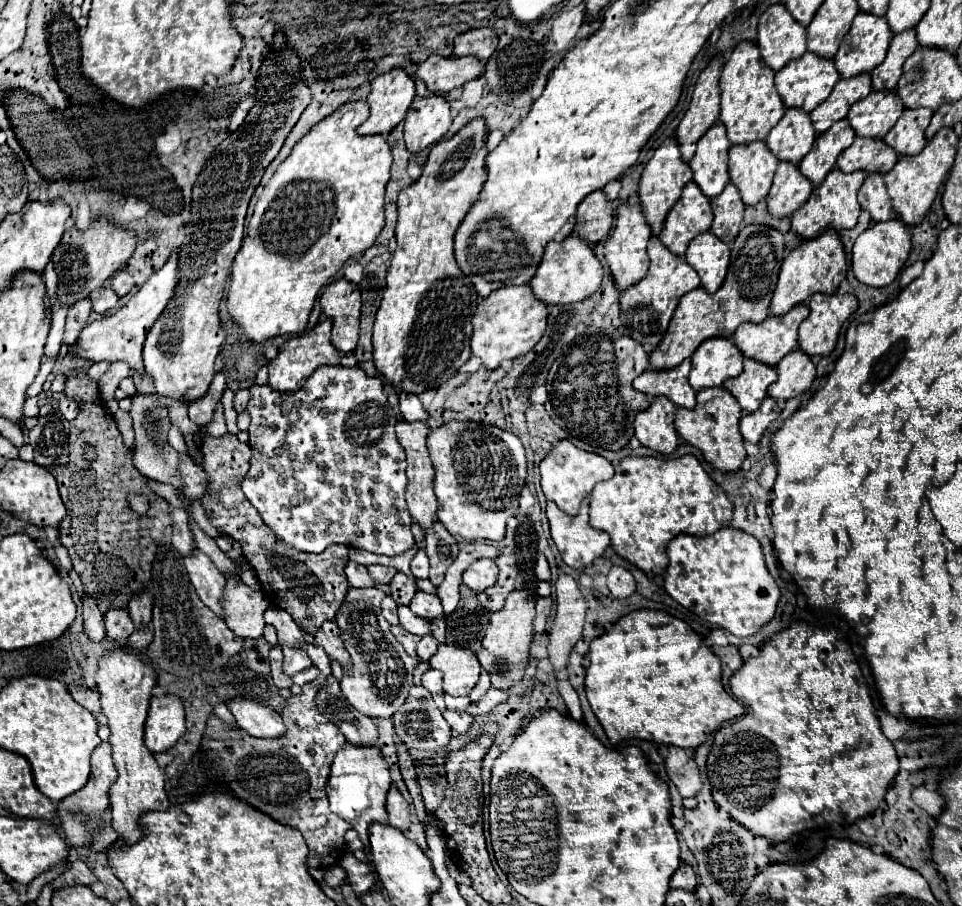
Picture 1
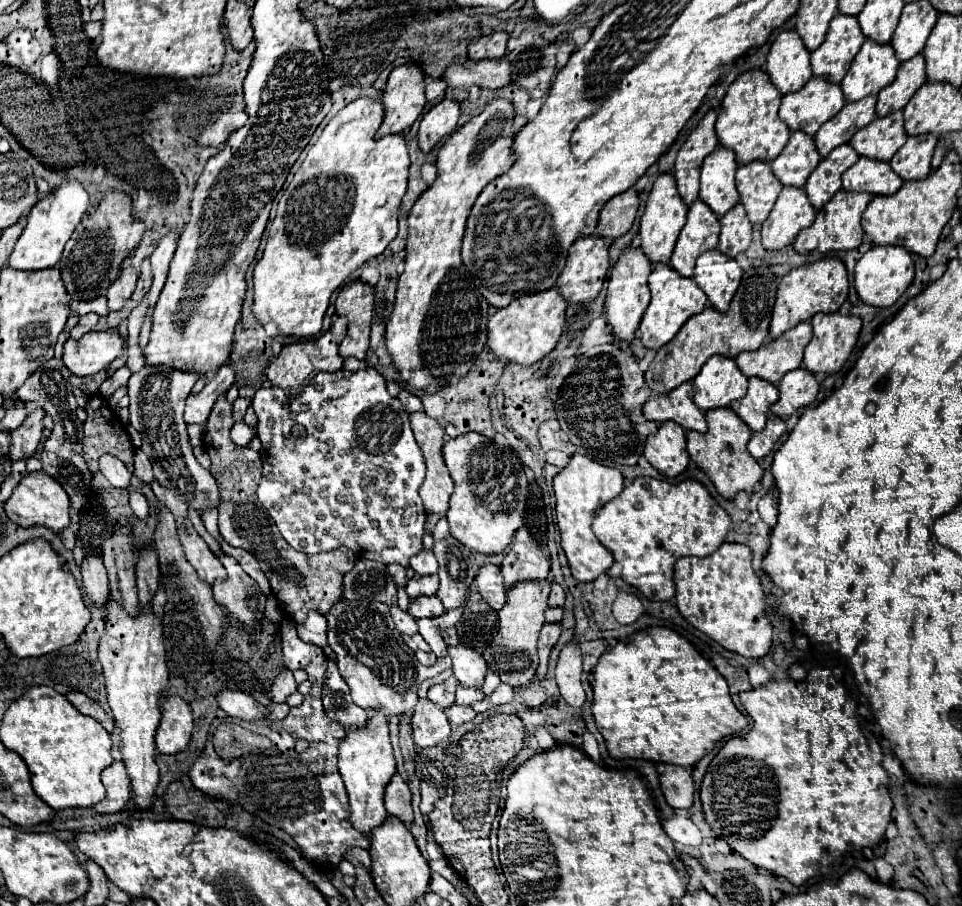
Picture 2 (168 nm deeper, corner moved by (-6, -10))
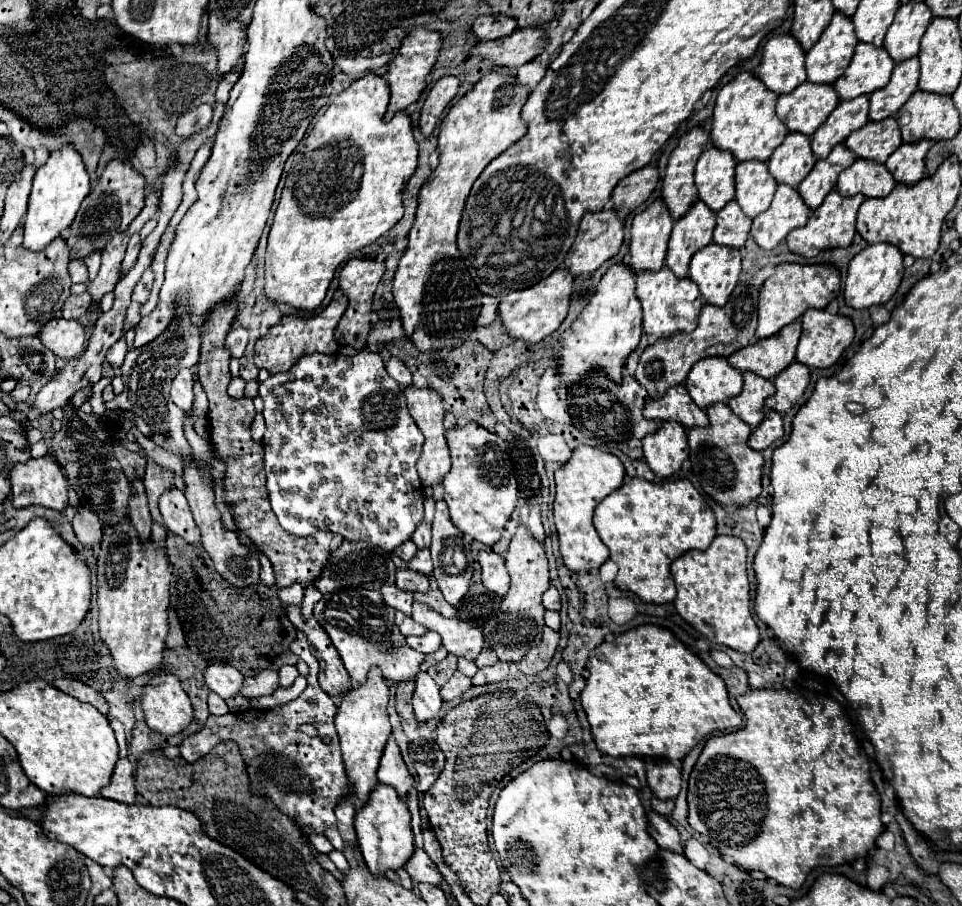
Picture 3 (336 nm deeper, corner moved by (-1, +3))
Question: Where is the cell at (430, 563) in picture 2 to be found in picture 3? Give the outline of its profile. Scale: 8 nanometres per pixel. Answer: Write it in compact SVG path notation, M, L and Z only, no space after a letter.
M421 521L413 533L413 543L421 549L421 547L429 547L431 545L431 523L429 521Z

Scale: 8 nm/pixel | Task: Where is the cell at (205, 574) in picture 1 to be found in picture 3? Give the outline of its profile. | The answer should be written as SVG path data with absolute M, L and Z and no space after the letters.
M171 487L167 489L159 499L161 515L171 533L177 533L189 543L199 543L199 527L193 521L189 503L183 495L183 491Z

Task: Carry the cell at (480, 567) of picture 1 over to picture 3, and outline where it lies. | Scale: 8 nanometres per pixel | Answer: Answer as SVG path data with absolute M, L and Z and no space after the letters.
M479 551L479 563L483 569L483 585L497 595L505 595L509 591L509 573L505 569L505 559L497 553Z

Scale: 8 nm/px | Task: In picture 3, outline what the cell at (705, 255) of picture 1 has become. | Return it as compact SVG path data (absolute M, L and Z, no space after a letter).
M707 245L691 259L689 279L693 279L705 299L705 303L723 307L739 283L741 257L739 249Z

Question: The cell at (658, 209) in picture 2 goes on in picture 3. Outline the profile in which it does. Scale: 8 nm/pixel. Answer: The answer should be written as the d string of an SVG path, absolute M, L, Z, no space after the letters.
M657 199L647 211L633 219L629 267L635 273L659 271L665 265L671 227L671 215L661 199Z

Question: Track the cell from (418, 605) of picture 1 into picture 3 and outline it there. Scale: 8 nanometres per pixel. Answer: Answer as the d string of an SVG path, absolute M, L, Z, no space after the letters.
M409 567L397 569L395 581L397 581L397 587L403 587L403 589L407 589L407 591L421 591L421 593L425 593L425 591L429 589L429 579L427 579L427 575L417 573L417 571L409 569Z

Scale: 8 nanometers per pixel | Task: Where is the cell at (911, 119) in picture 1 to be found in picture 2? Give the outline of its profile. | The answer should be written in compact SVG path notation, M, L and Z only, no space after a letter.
M934 134L908 136L906 144L890 160L892 170L902 180L920 180L930 174L930 160L938 138Z

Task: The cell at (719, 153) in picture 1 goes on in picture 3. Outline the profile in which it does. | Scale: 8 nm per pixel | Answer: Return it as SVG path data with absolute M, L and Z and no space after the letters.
M711 147L701 153L695 169L695 185L699 199L709 209L721 211L735 197L735 165L737 161L727 151Z

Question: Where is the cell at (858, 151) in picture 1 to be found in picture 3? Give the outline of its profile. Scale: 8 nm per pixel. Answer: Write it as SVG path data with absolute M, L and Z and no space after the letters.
M857 159L849 169L839 175L837 191L843 197L853 197L857 193L865 197L887 197L895 187L893 175L889 175L885 165L867 163L865 159Z

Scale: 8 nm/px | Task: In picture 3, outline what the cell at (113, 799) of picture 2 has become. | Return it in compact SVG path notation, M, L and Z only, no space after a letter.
M119 759L111 777L111 783L101 789L101 797L113 799L119 803L135 803L137 791L135 791L135 777L133 777L133 765L129 759Z

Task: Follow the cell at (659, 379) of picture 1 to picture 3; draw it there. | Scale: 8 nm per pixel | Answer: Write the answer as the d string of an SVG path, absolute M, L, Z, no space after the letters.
M683 385L671 387L661 399L649 399L643 415L653 421L675 421L685 429L709 425L705 411L693 403Z

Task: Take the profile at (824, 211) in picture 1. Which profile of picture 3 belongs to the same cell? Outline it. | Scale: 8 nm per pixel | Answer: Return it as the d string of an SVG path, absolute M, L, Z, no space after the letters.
M831 191L825 201L821 203L821 207L817 207L815 211L811 211L811 217L807 221L805 227L795 229L787 235L787 247L791 253L803 255L803 257L815 257L815 249L817 251L825 251L825 249L835 249L835 247L849 247L855 235L855 219L857 219L857 209L863 203L863 195L855 195L853 199L845 199L841 197L837 191Z

